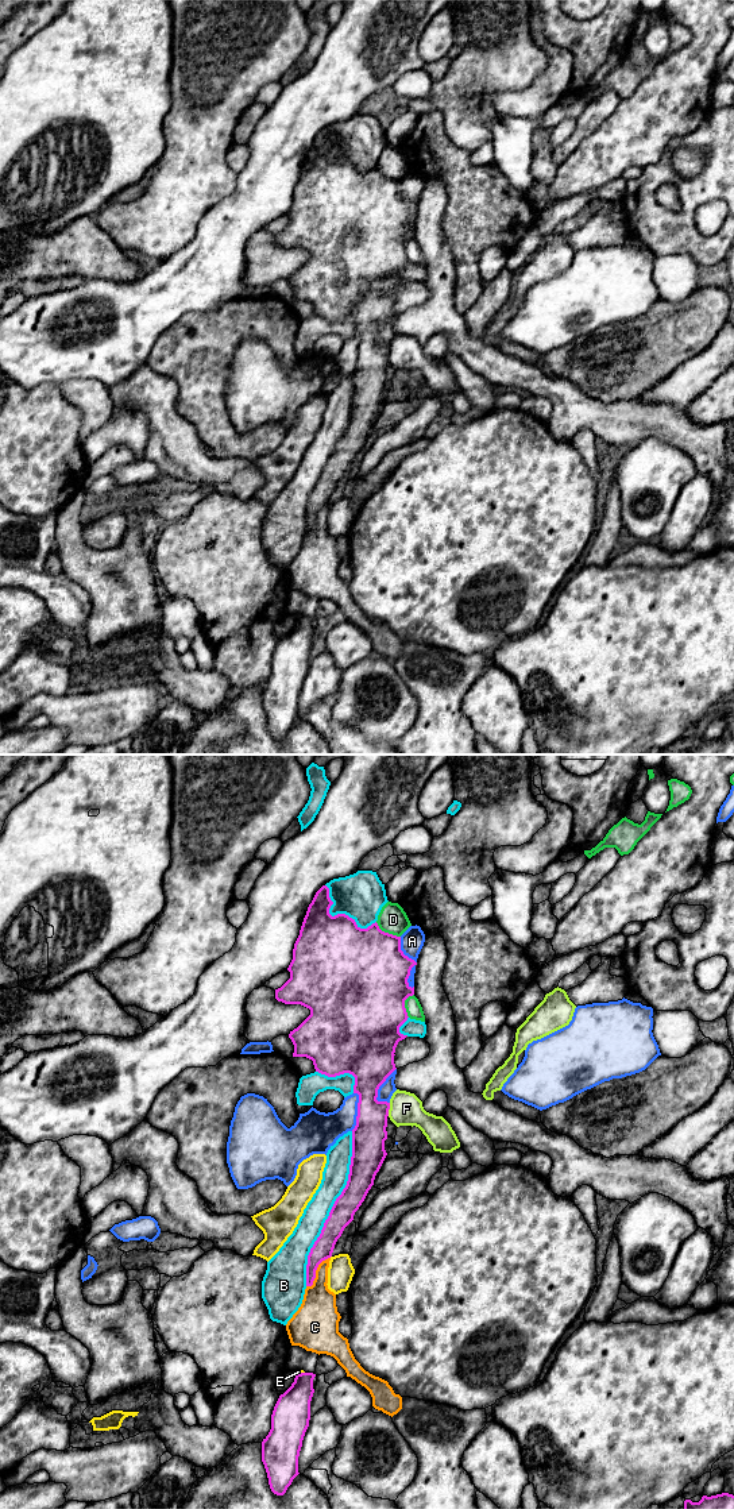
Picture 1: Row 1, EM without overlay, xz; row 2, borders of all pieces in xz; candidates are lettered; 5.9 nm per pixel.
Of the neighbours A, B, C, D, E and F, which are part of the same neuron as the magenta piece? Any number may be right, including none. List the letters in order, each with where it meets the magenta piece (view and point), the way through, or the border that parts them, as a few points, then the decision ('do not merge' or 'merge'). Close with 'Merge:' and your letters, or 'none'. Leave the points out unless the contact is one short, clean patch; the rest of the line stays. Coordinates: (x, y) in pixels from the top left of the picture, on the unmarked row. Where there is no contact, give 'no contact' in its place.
A: contact xz (414, 205); do not merge
B: contact xz (332, 452); do not merge
C: contact xz (315, 516); do not merge
D: contact xz (387, 177); do not merge
E: contact xz (301, 617); do not merge
F: contact xz (389, 352); do not merge
Merge: none

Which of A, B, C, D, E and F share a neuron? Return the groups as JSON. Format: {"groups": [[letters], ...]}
{"groups": [["A"], ["B"], ["C"], ["D"], ["E"], ["F"]]}

